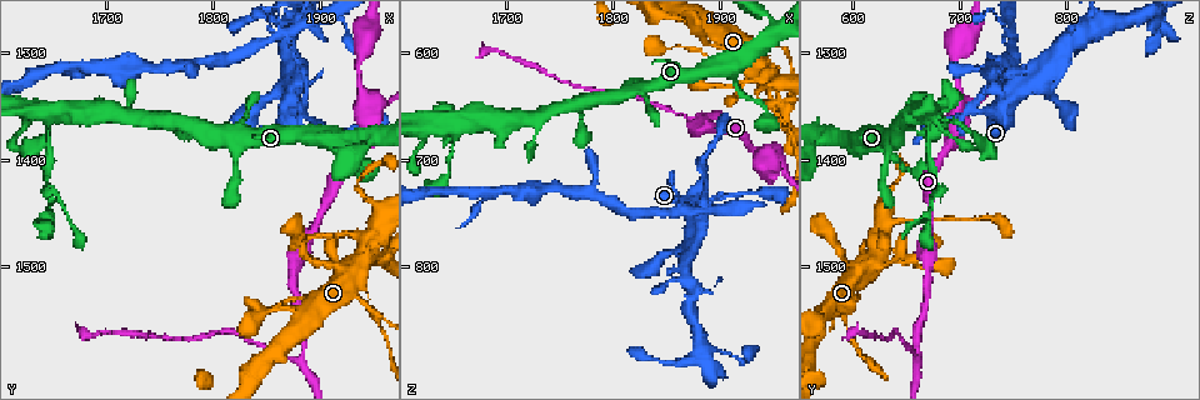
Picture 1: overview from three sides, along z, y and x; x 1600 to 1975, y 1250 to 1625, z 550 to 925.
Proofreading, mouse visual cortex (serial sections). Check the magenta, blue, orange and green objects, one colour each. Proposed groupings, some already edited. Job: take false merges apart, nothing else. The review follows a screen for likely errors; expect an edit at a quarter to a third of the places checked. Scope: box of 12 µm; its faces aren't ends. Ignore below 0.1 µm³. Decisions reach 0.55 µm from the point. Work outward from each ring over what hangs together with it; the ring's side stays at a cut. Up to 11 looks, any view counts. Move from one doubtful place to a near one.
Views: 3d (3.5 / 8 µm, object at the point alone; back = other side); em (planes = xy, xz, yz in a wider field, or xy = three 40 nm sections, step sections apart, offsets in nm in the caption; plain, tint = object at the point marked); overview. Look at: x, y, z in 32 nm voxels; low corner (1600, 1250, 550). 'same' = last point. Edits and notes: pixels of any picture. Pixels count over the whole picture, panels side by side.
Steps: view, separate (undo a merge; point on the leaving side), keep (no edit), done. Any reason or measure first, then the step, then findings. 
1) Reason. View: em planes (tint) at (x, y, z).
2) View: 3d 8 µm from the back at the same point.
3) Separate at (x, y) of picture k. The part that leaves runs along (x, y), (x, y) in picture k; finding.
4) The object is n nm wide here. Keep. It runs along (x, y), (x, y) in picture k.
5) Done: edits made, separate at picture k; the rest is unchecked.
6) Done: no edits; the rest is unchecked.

Sharp bend. View: 3d 8 µm at (1884, 1310, 746).

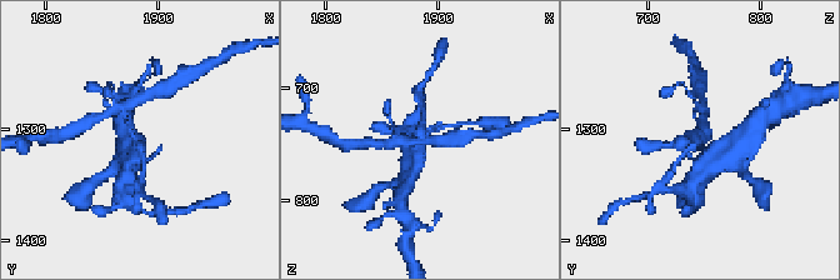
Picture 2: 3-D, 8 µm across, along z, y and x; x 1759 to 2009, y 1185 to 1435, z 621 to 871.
View: em planes (tint) at (1882, 1310, 746).

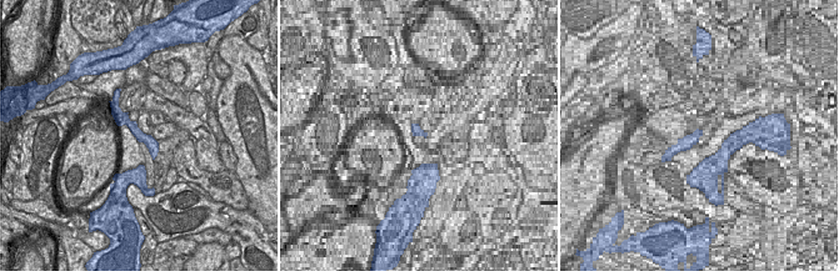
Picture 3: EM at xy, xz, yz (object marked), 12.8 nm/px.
Keep. It runs along (115, 101), (115, 110), (154, 152) in picture 3; all the same cell.

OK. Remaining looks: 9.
Thick turns thin. View: 3d 3.5 µm from the back at (1644, 1366, 668).

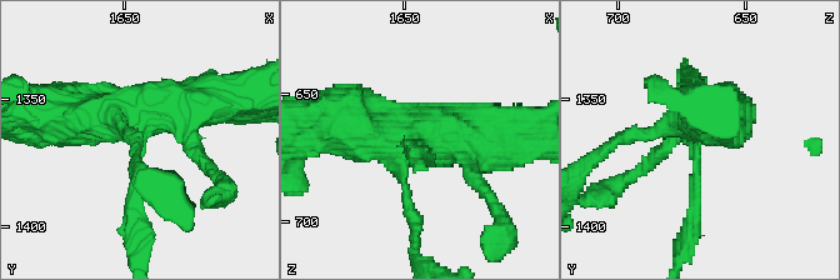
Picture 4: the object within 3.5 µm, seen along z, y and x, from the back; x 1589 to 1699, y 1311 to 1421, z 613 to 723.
4 arms meet here; the arms are 150, 150, 500, 700 nm wide; need the tissue. View: em xy step 3 (tint) at the same point.

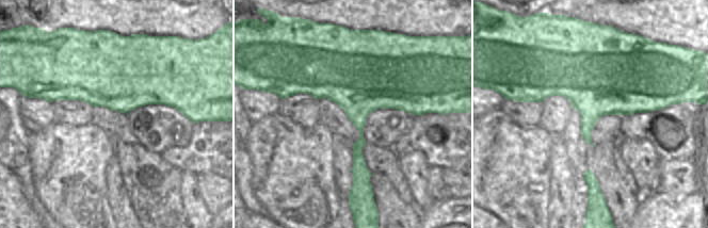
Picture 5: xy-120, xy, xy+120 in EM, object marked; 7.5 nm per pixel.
Separate at (694, 195) of picture 4. Two cells meet here.

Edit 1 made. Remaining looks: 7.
Thick turns thin. View: 3d 3.5 µm at (1876, 1274, 816).

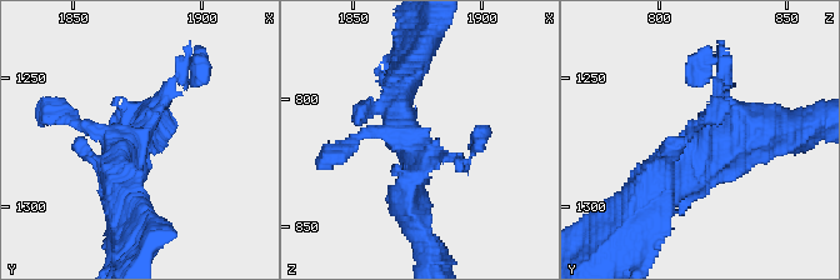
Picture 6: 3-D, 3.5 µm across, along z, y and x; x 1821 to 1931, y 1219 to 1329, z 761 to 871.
Shape alone is not enough. View: em xy step 5 (tint) at (1873, 1276, 818).

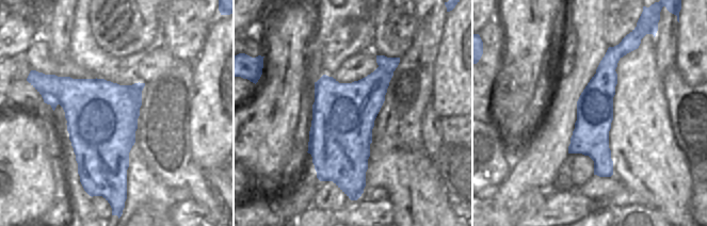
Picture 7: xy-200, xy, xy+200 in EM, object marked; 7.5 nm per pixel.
Another direction. View: em planes (tint) at the same point.

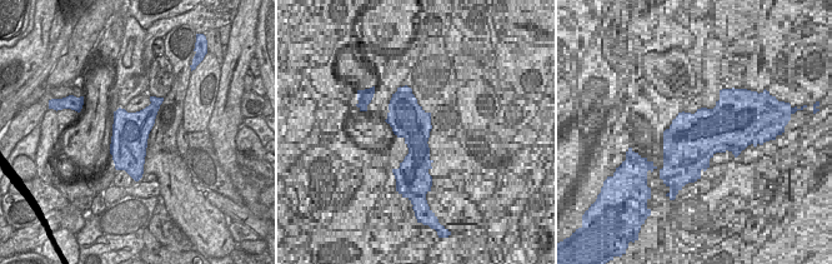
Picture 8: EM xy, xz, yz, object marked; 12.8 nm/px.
Keep. It runs along (644, 199), (705, 141), (781, 126) in picture 6; one cell here.

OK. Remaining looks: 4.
Sharp bend. View: 3d 3.5 µm at (1950, 1492, 632).

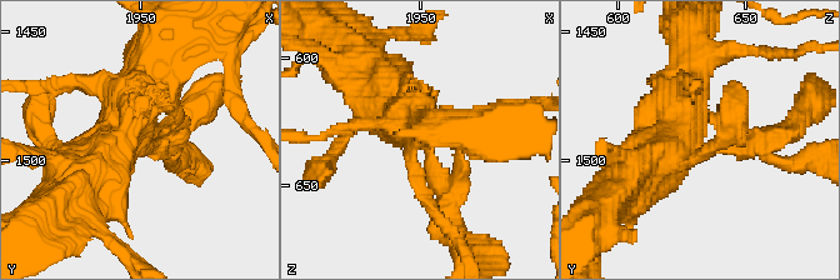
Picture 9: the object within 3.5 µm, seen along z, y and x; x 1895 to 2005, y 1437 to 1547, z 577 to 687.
Shape alone is not enough. View: em xy step 5 (tint) at (1948, 1493, 630).

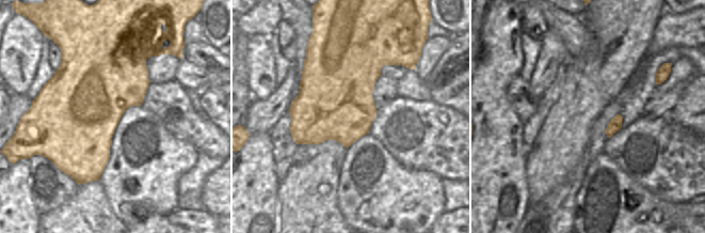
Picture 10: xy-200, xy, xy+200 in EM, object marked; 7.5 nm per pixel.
Keep. It runs along (86, 179), (101, 168), (151, 55) in picture 9; continuous, no second cell.

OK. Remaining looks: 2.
Abrupt turn. View: em planes (tint) at (1944, 1434, 634).

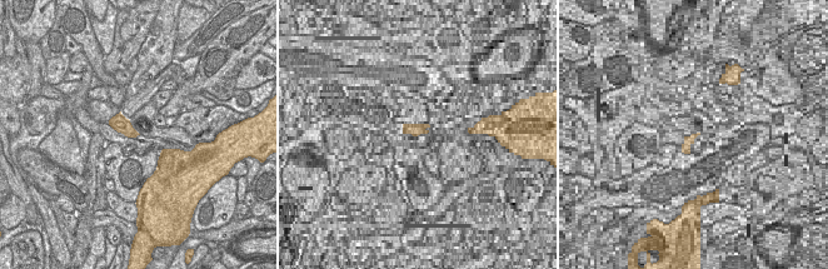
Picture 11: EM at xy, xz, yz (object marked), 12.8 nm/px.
See where the arms go. View: 3d 3.5 µm at the same point.

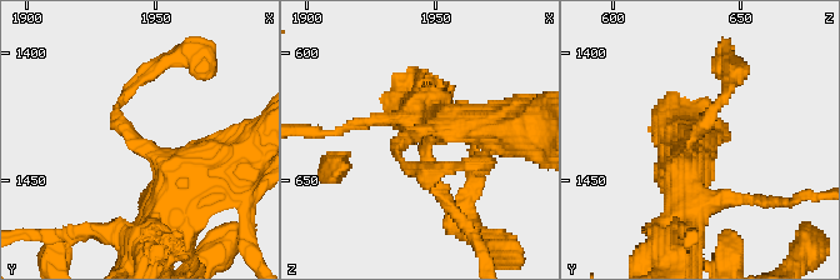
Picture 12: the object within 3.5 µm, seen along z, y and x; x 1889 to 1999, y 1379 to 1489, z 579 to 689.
The arms are 100, 450 nm wide. Keep. It runs along (688, 215), (688, 146), (733, 78) in picture 12; one cell here.

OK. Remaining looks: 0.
Done: edits made, separate at picture 4; the rest is unchecked.

